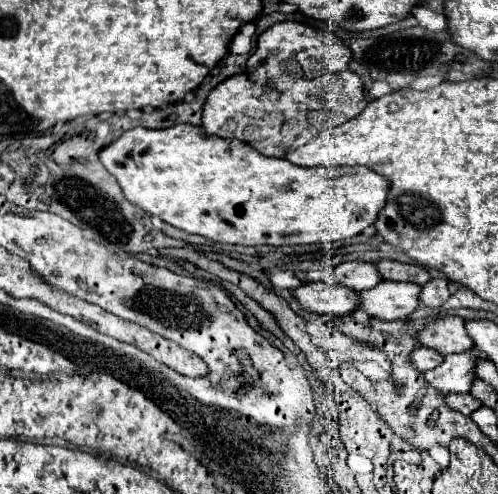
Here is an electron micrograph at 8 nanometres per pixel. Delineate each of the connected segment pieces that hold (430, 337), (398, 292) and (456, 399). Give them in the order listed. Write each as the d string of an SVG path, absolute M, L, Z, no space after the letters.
M444 316L428 322L418 332L418 346L432 348L442 356L454 352L466 352L474 344L464 330L464 318L458 316Z
M380 282L370 290L358 292L358 310L386 322L404 320L420 304L418 290L420 286L410 282Z
M446 394L444 402L448 404L448 408L452 408L464 416L470 416L472 410L482 406L476 398L470 398L470 394Z

